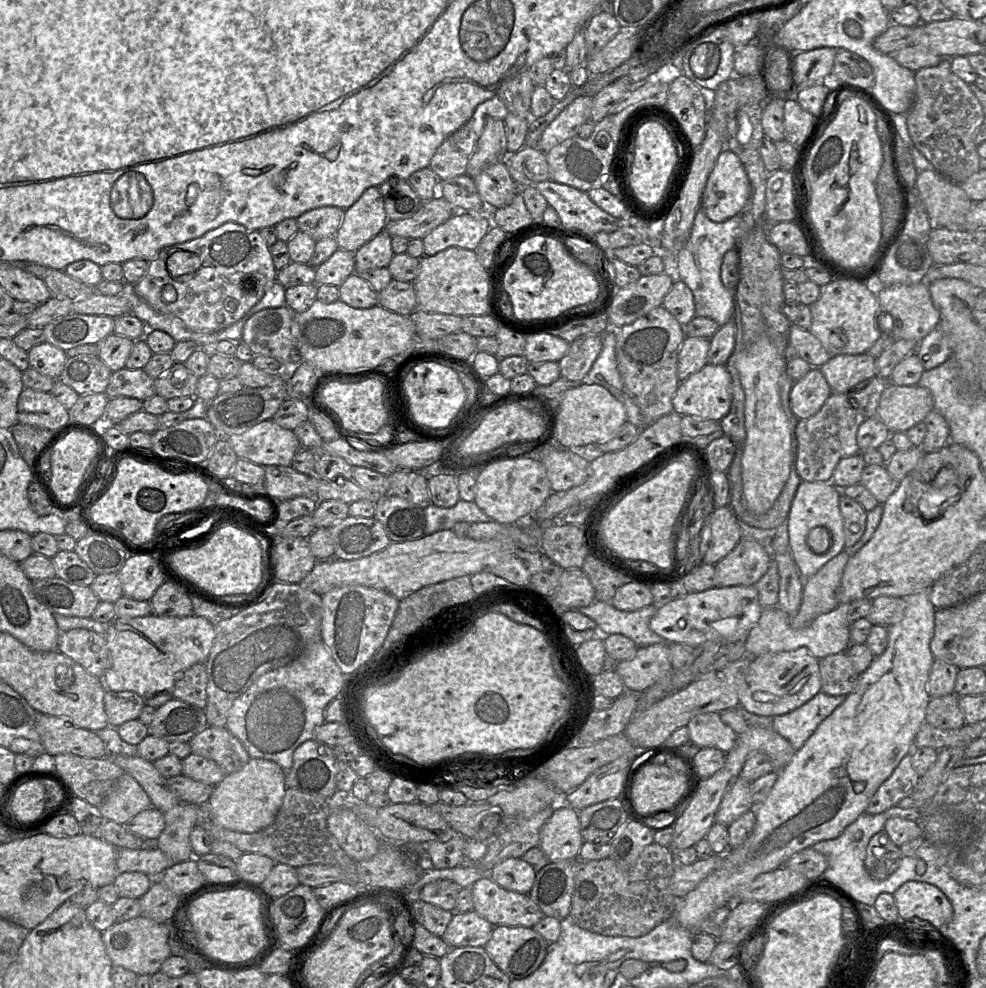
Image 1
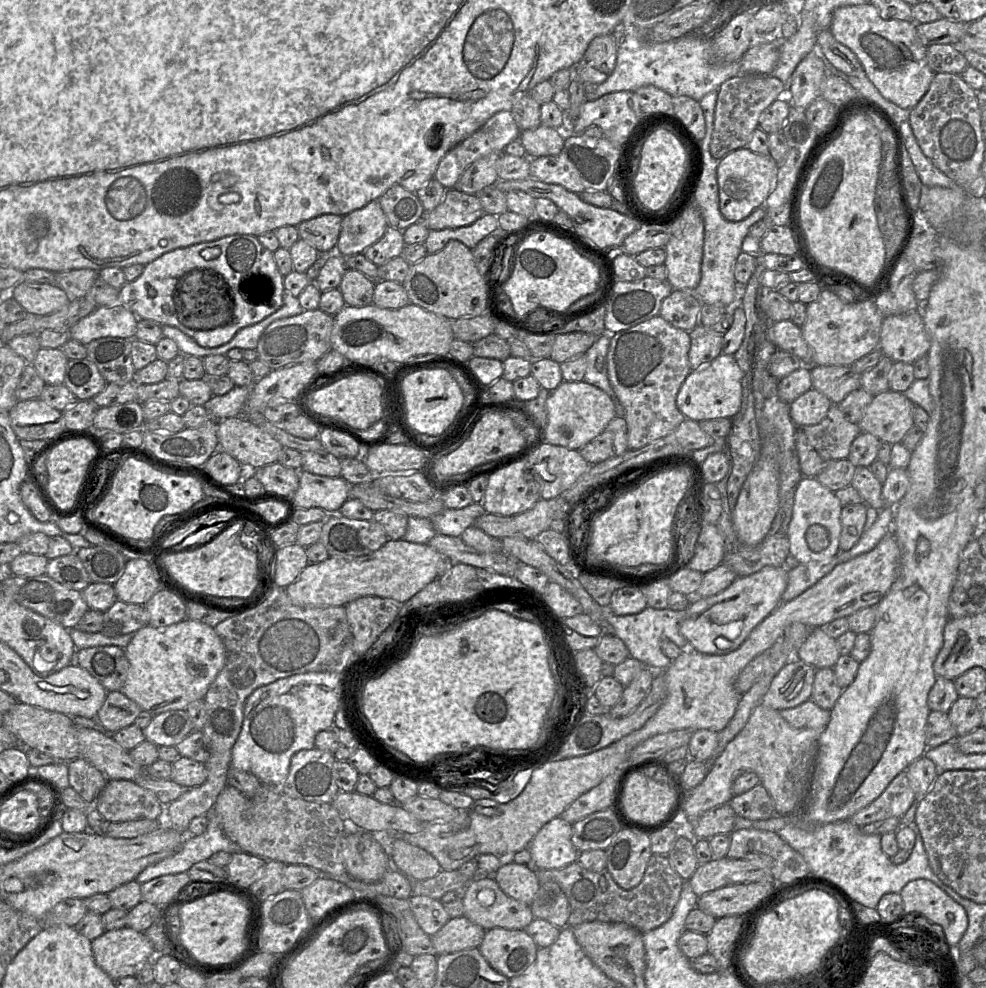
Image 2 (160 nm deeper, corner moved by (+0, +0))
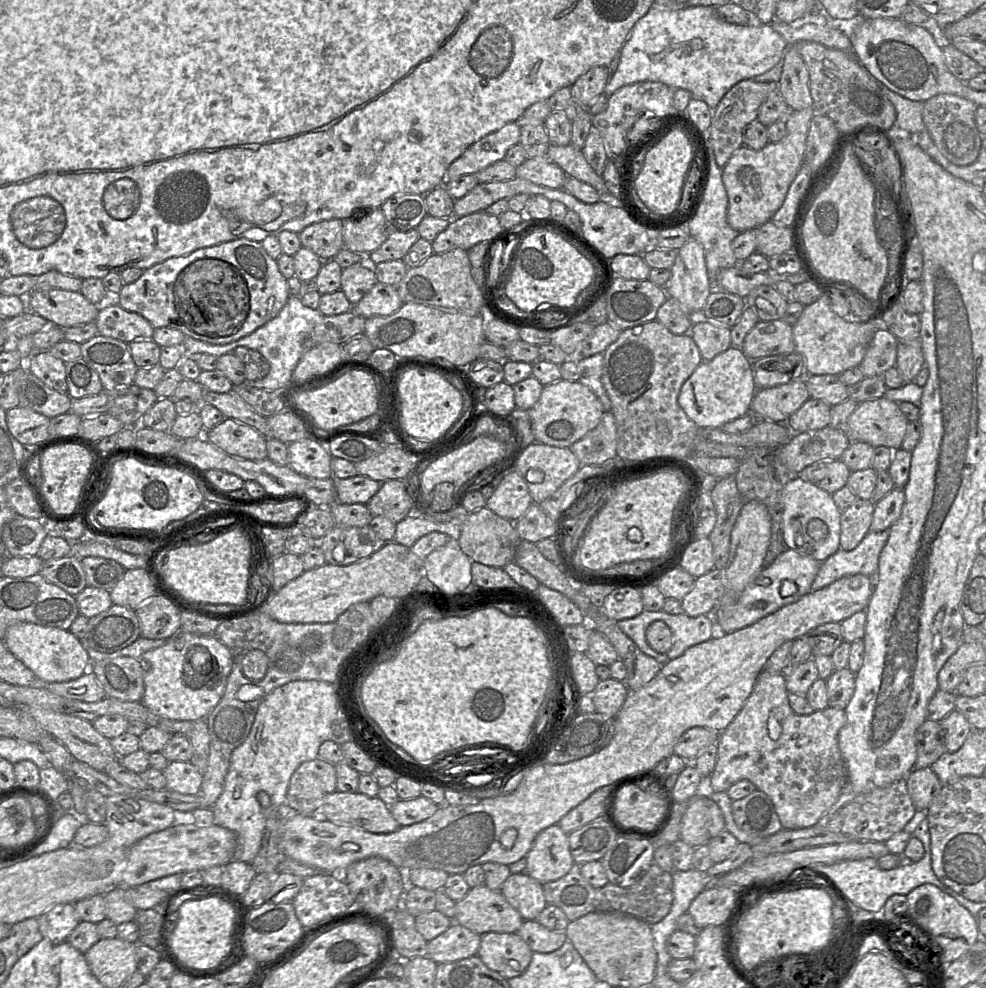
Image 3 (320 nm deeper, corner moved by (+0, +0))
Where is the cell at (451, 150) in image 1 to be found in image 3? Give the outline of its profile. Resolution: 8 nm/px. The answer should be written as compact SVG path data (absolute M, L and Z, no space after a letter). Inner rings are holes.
M510 122L470 145L449 166L446 179L456 179L466 174L476 174L488 166L503 160L507 151L520 143L520 125Z

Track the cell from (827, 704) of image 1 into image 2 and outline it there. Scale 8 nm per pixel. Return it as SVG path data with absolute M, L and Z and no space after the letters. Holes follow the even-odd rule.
M812 699L779 712L791 726L796 728L824 730L831 719L830 711L819 707Z

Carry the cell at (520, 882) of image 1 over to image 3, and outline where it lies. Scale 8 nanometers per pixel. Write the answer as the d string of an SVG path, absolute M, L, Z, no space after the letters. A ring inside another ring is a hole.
M526 873L510 874L502 884L500 892L524 920L537 920L548 905L543 885Z

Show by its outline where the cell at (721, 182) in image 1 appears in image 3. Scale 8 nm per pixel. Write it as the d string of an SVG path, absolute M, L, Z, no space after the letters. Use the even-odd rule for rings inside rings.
M814 107L794 110L785 118L787 135L778 142L769 141L761 150L741 146L722 168L722 180L728 195L727 221L738 232L756 229L783 205L790 185L804 163L806 140Z

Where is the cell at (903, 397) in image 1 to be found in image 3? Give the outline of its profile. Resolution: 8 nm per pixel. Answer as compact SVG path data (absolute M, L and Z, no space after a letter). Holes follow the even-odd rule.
M885 397L859 403L845 425L845 435L852 442L865 442L876 448L885 446L892 451L901 448L905 438L908 420L896 402Z

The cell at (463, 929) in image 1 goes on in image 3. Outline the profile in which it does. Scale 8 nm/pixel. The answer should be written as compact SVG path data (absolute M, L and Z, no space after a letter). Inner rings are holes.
M452 922L450 927L427 943L427 956L437 964L462 960L477 955L481 936Z

